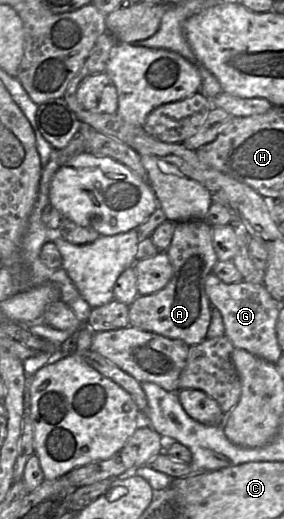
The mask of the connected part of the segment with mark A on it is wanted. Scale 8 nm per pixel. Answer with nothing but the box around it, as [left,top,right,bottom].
[128,220,218,346]

